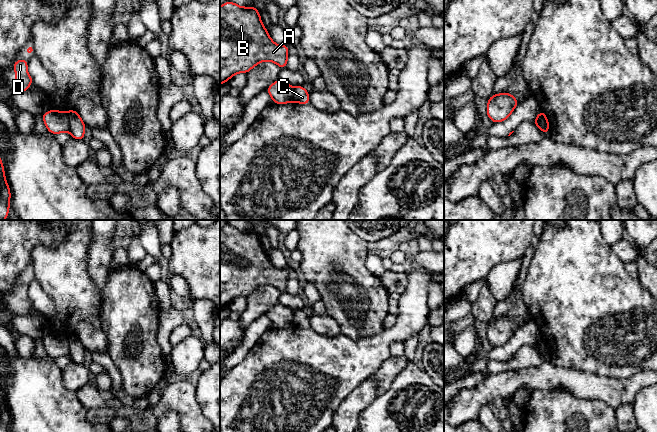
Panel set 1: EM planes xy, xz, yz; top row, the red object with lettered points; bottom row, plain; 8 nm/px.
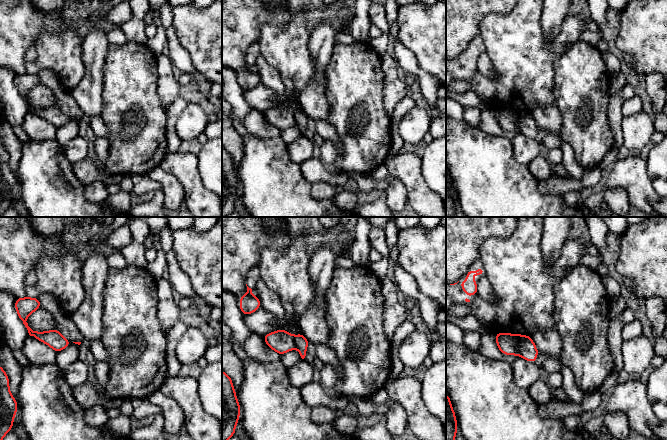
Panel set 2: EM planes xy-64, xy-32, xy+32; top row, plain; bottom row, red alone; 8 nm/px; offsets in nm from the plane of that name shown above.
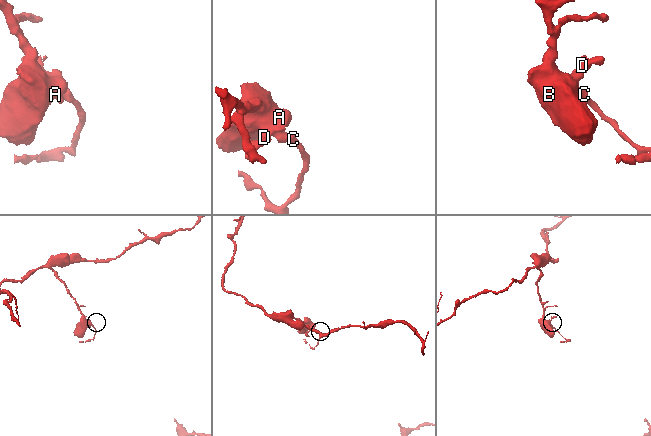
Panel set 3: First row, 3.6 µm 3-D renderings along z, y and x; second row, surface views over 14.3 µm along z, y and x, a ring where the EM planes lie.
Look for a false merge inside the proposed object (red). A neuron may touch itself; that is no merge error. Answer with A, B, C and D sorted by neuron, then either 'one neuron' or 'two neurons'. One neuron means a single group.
groups A B D / C; two neurons

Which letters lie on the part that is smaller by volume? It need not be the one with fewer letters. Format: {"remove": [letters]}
{"remove": ["C"]}

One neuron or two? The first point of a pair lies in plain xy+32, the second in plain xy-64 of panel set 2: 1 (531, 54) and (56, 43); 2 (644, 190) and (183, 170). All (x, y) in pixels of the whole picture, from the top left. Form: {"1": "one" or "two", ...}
{"1": "one", "2": "one"}

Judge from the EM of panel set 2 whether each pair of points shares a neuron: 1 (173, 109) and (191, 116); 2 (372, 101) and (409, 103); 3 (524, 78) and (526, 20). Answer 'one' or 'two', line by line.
1: two
2: two
3: one

